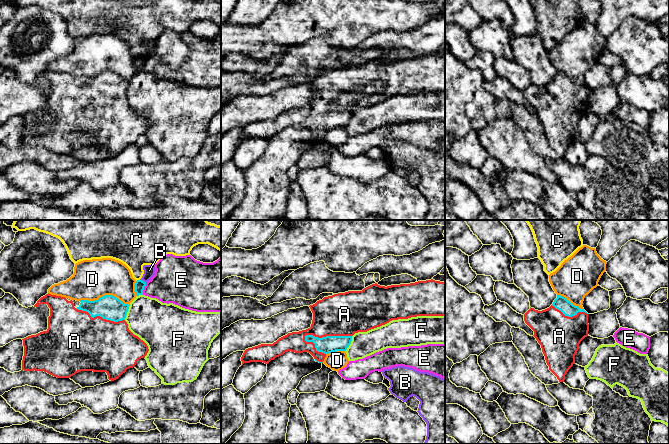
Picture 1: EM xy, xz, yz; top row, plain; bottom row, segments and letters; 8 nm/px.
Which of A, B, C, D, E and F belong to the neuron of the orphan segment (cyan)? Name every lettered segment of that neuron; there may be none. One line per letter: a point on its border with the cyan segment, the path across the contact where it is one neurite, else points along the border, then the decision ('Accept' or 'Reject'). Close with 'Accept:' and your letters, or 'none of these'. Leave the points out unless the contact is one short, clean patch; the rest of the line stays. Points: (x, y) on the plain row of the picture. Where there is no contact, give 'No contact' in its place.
A: Touches cyan at xz (326, 112). Accept
B: Touches cyan at xy (143, 57). Boundary: xy (140, 55), (146, 58). Reject
C: Touches cyan at xy (137, 56). Boundary: xy (139, 55), (136, 57). Reject
D: Touches cyan at xy (104, 72). Reject
E: Touches cyan at xy (143, 65). Boundary: xy (146, 59), (142, 70). Reject
F: Touches cyan at xz (350, 119). Boundary: xz (352, 112), (351, 119), (345, 127). Reject
Accept: A

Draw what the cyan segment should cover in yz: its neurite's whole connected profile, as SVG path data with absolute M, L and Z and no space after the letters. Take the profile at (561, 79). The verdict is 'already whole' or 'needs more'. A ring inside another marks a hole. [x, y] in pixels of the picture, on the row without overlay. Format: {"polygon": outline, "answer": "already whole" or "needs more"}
{"polygon": "M557 71L553 80L542 87L531 84L524 90L525 99L534 107L534 113L541 121L549 146L564 158L568 146L575 140L575 131L580 118L588 112L588 90L573 81L565 73Z", "answer": "needs more"}

